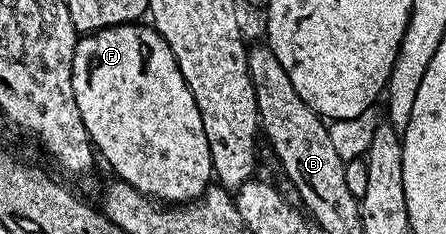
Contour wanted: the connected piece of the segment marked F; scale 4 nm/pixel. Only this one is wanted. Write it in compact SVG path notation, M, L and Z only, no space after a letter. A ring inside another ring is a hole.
M150 24L114 25L108 29L99 29L95 33L80 36L75 42L75 54L73 55L73 91L77 99L77 111L81 111L81 119L85 123L87 134L91 137L91 144L95 146L98 156L102 160L104 157L111 164L111 169L115 172L114 176L118 180L129 183L137 191L141 191L146 197L159 203L186 203L202 197L207 192L213 181L213 170L209 143L205 139L205 127L201 123L201 111L177 67L173 51L169 51L163 36Z

